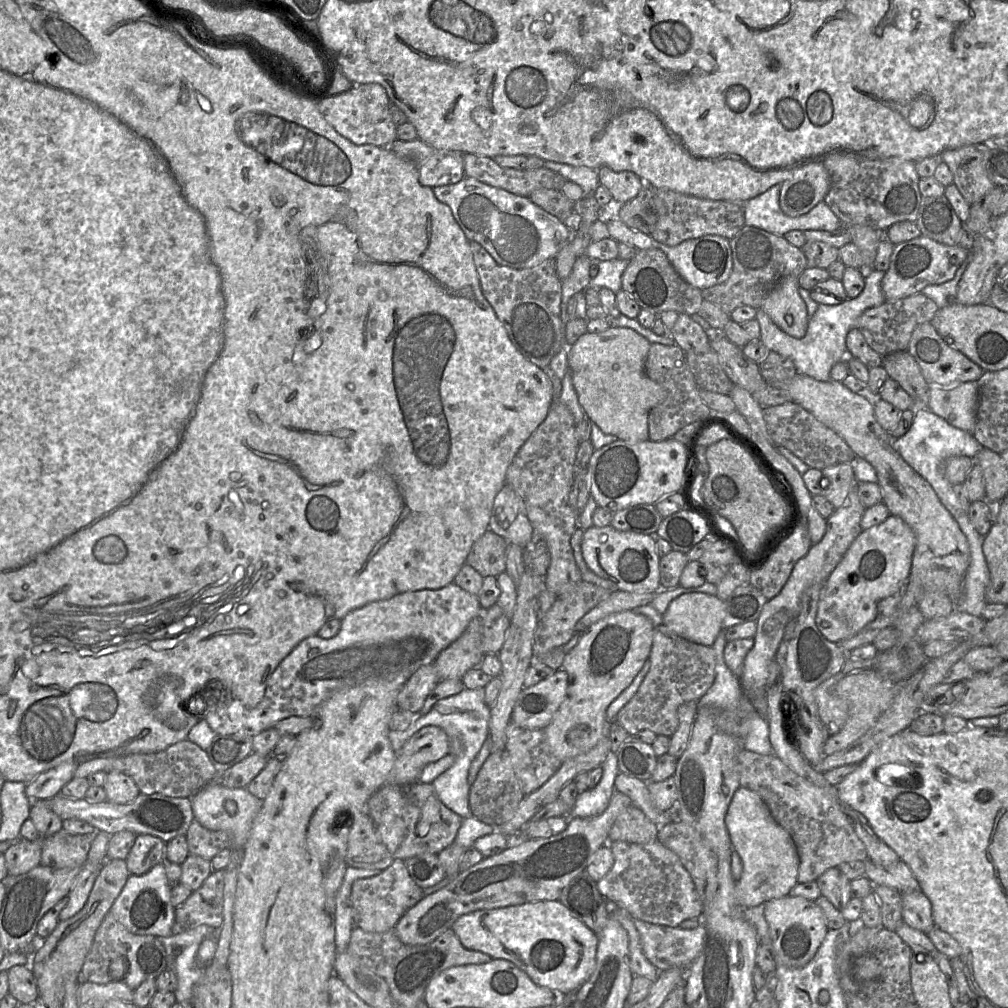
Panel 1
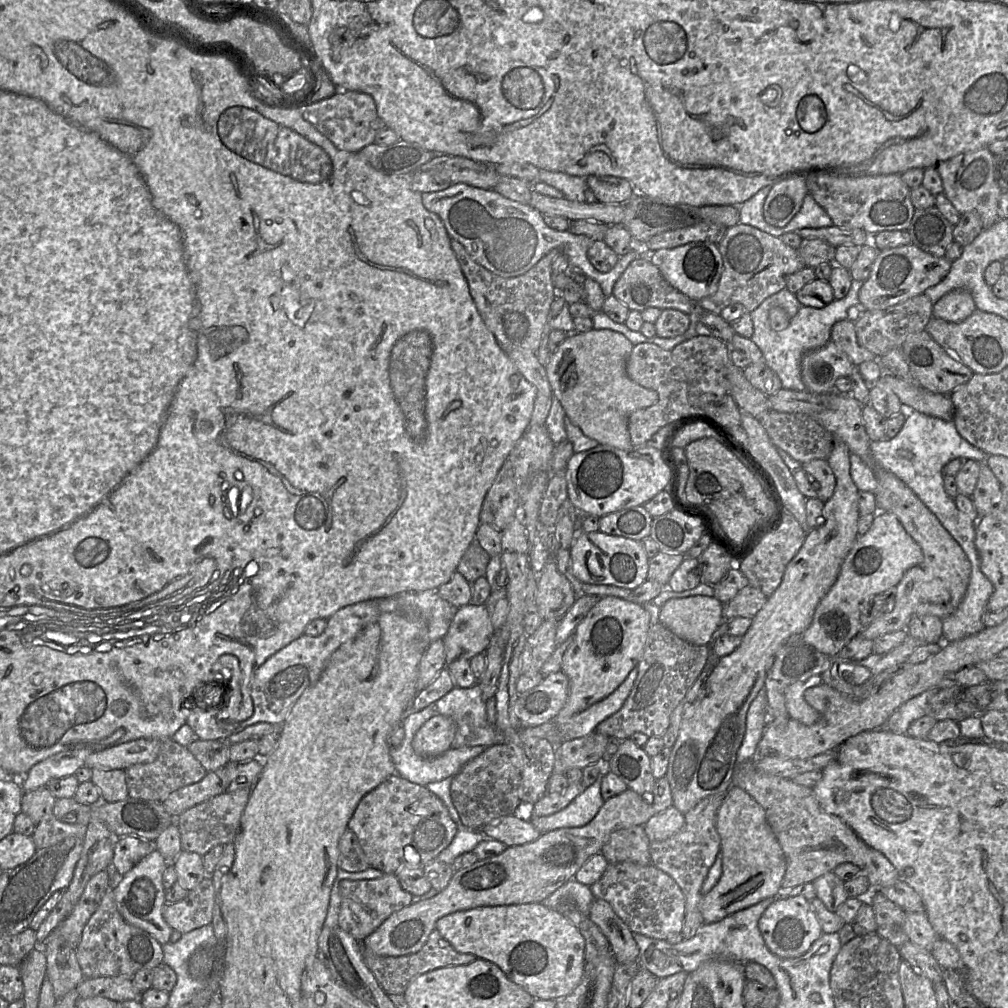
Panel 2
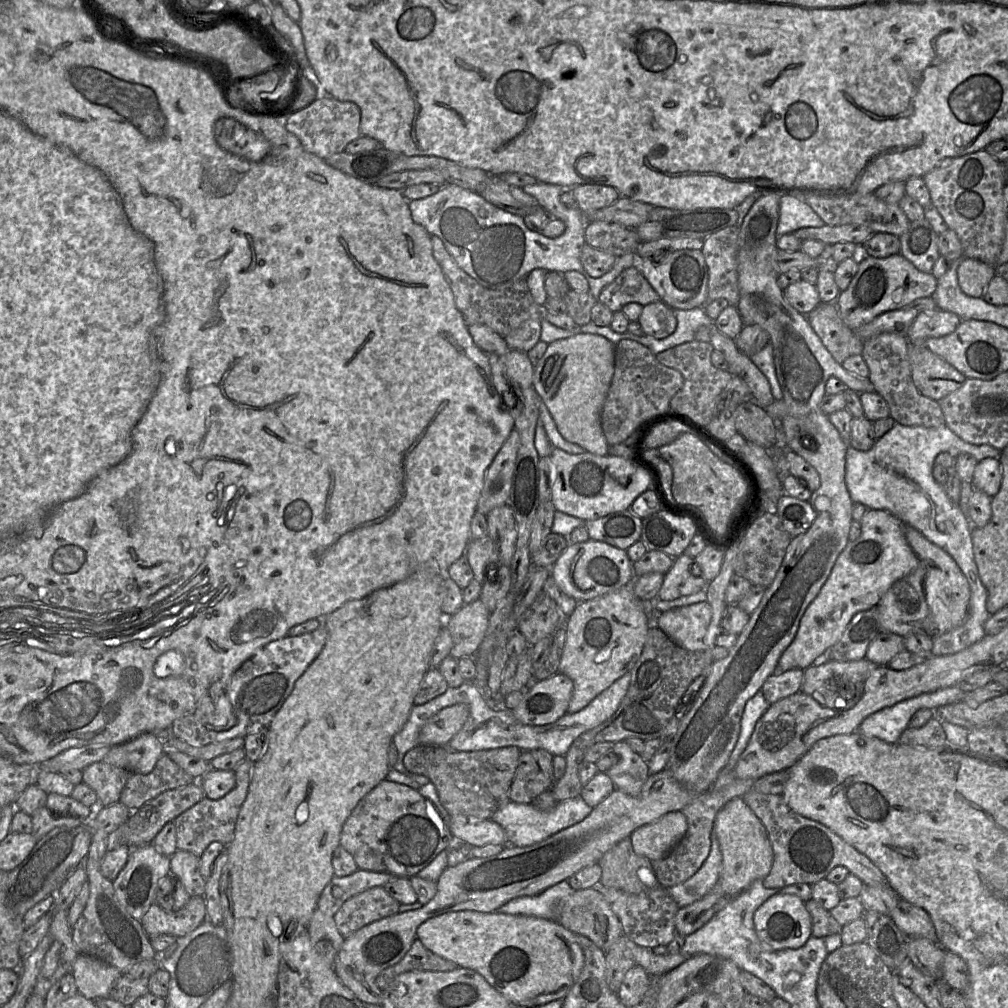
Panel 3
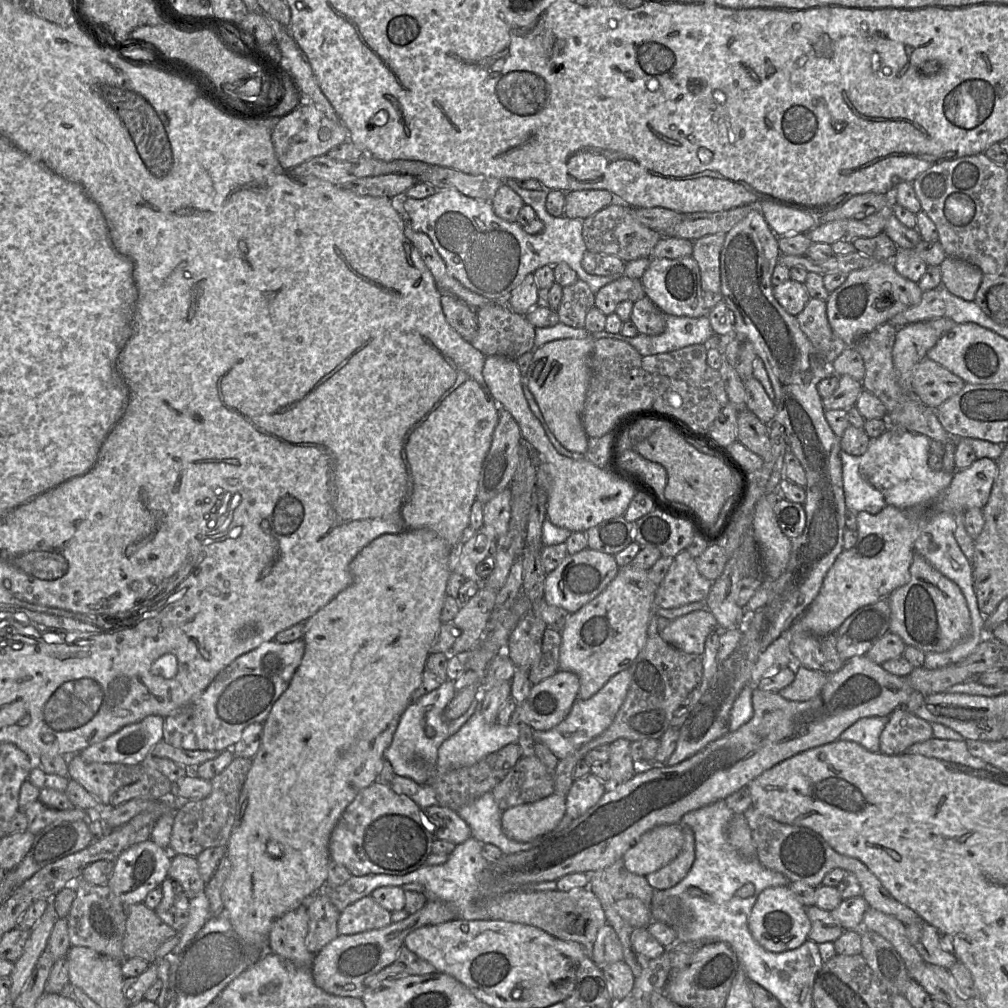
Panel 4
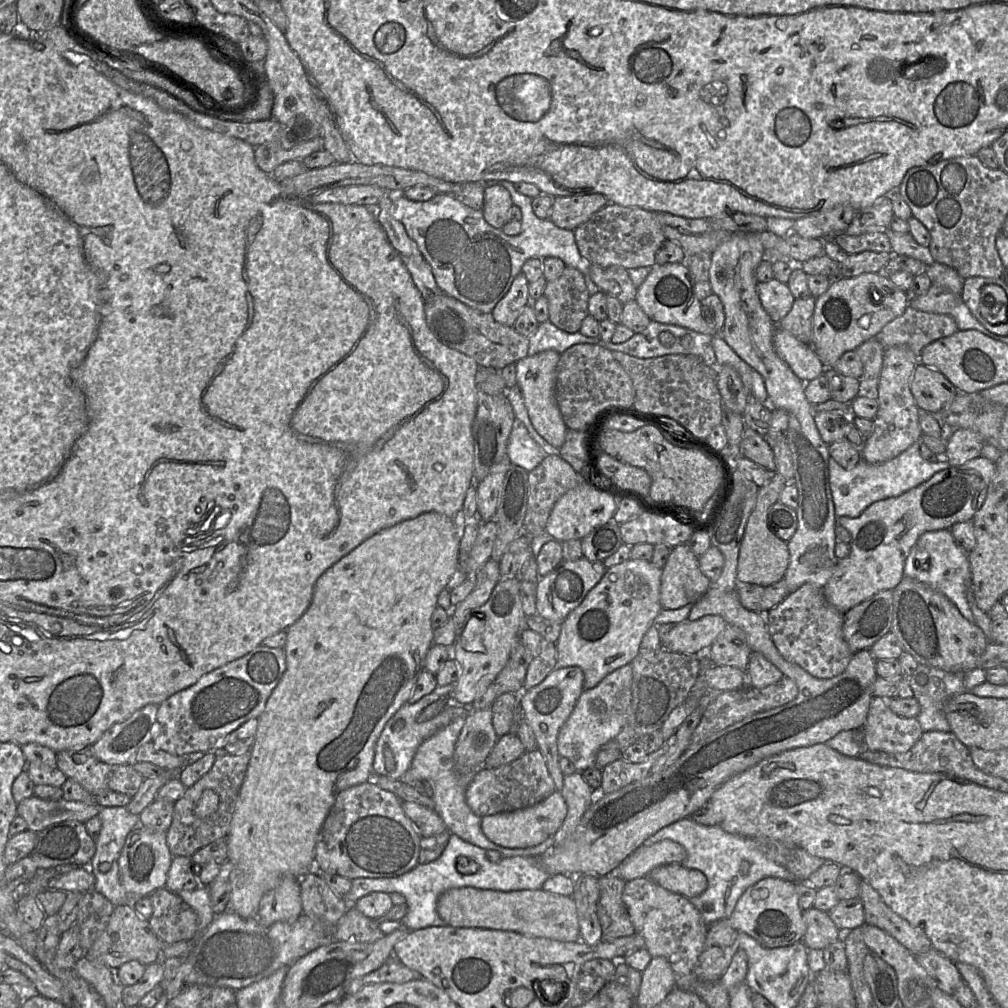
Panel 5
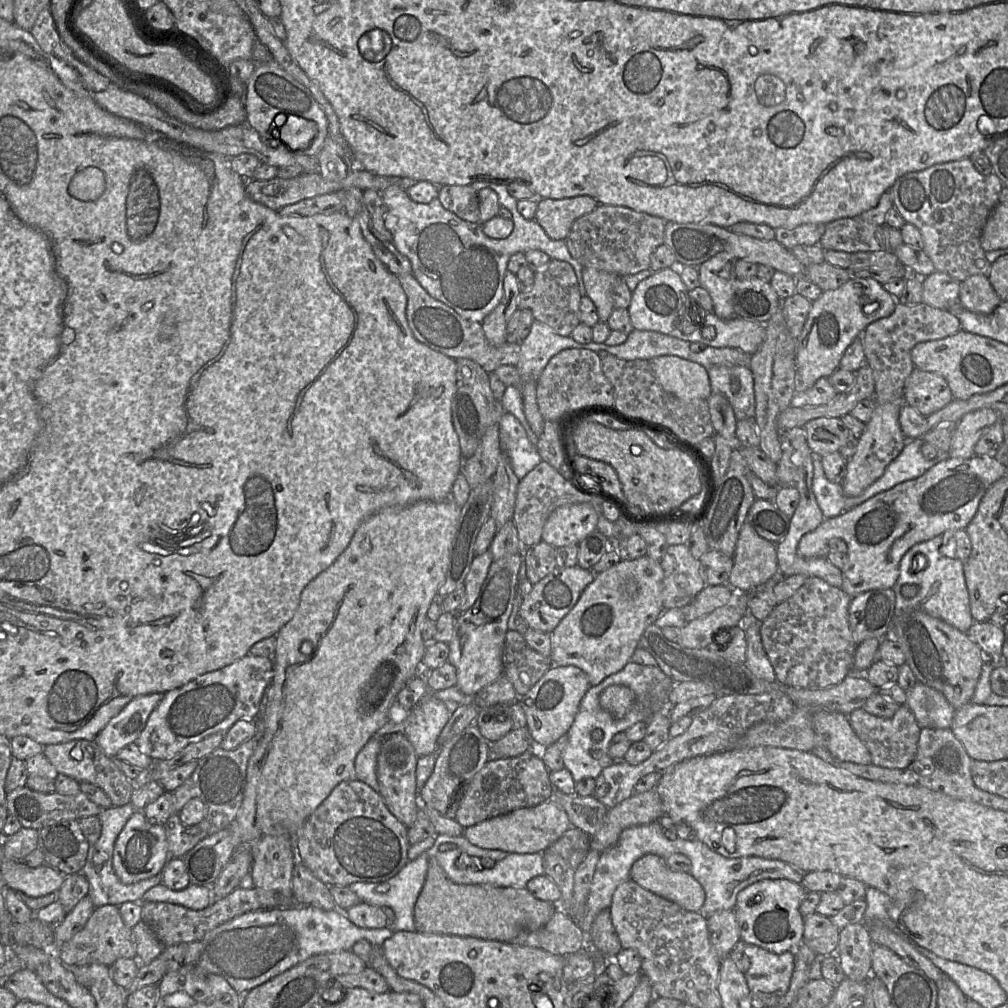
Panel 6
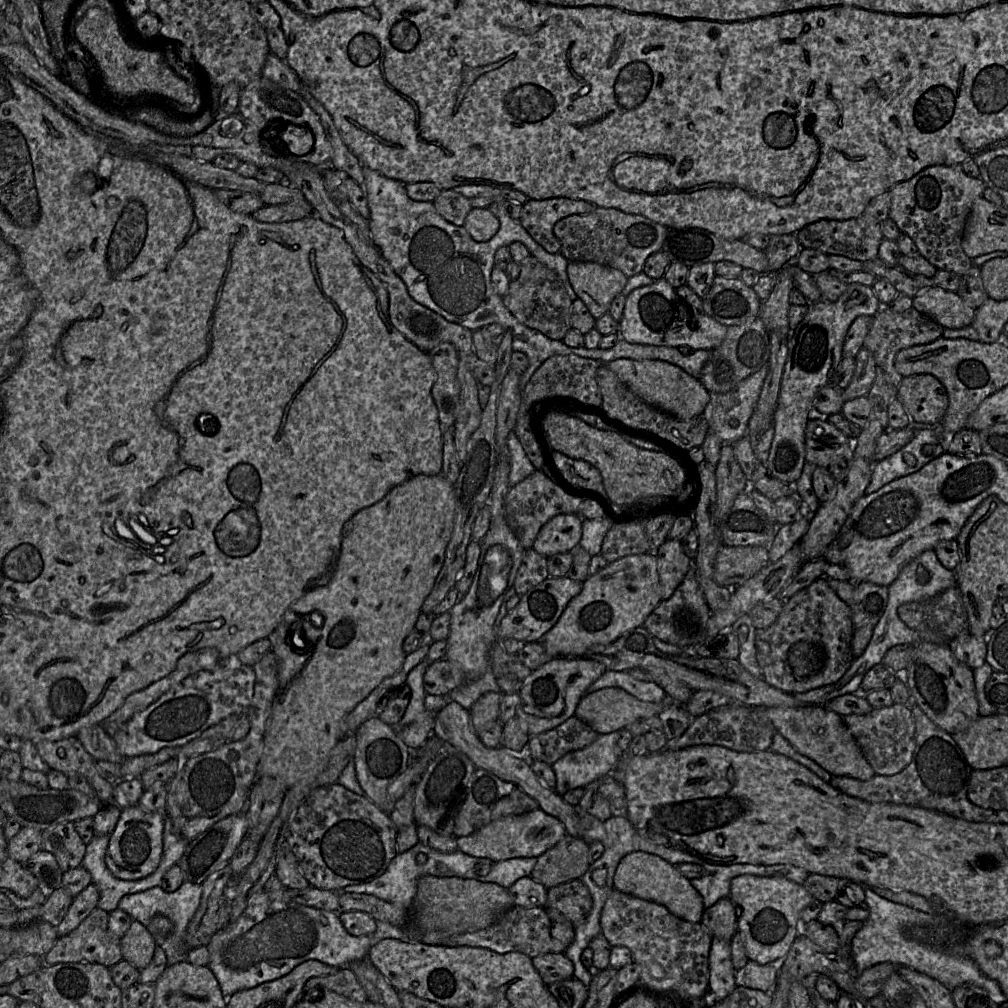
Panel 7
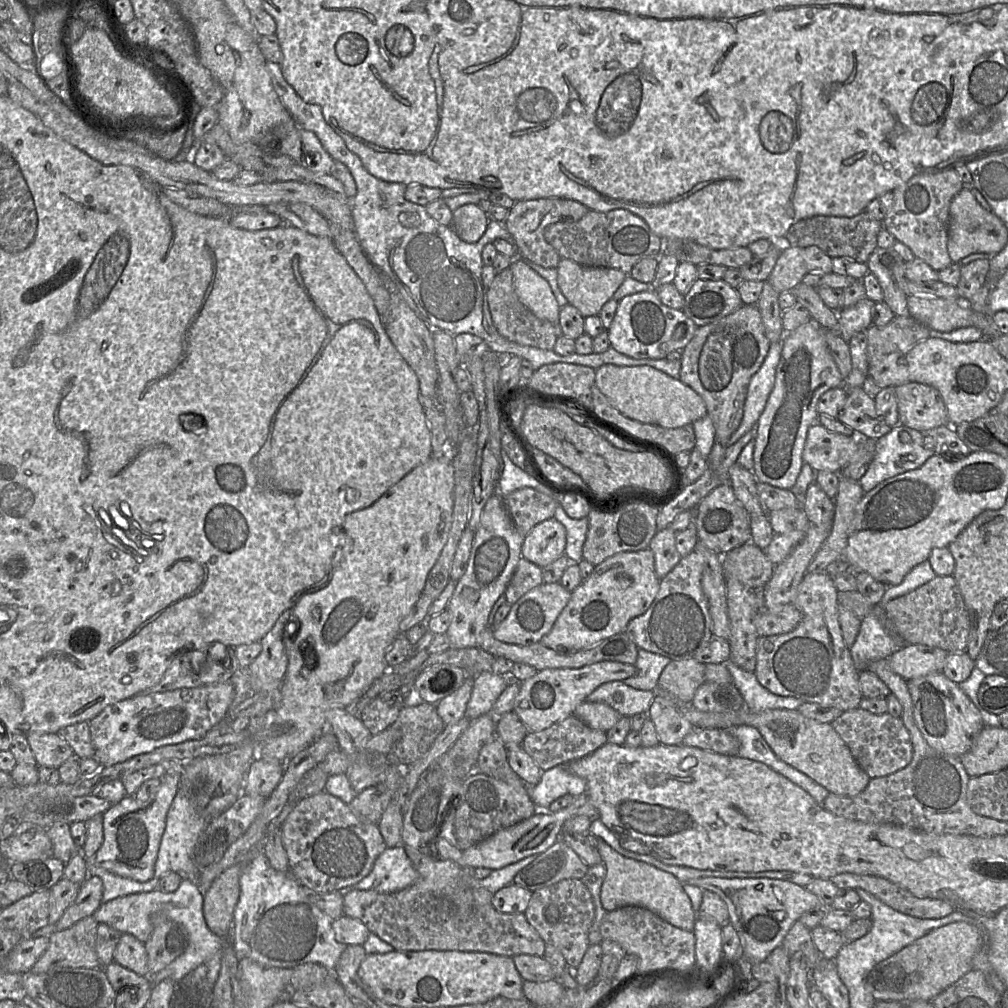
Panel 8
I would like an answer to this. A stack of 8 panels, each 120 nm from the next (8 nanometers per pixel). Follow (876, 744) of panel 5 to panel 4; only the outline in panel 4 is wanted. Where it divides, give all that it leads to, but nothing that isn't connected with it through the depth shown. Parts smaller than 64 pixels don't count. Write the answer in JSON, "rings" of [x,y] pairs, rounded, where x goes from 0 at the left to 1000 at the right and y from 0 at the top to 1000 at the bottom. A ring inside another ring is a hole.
{"rings":[[[891,701],[881,710],[872,732],[872,746],[879,749],[895,748],[901,741],[926,731],[924,717]]]}

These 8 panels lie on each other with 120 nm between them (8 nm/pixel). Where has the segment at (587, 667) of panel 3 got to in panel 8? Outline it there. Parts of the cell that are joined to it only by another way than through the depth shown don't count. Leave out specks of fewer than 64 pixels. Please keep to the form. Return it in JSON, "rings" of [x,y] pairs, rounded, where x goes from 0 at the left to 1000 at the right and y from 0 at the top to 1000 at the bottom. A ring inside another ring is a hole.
{"rings":[[[643,544],[603,553],[566,587],[563,598],[536,638],[553,647],[571,647],[619,627],[625,615],[646,601],[654,585],[654,576],[648,548]]]}

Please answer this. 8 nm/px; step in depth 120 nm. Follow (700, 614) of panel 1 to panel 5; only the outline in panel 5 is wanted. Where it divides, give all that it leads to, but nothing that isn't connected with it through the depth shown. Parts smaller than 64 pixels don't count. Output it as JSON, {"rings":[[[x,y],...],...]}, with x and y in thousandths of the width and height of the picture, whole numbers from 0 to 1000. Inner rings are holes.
{"rings":[[[700,610],[692,615],[670,618],[669,623],[656,631],[658,643],[676,649],[697,650],[722,618],[712,610]]]}

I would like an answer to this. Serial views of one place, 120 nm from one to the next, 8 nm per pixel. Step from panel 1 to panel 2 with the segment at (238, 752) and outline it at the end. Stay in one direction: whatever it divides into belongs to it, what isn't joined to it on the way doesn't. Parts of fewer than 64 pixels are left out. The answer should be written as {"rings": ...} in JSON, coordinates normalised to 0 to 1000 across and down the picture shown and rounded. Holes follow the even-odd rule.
{"rings":[[[194,733],[185,741],[204,765],[213,765],[227,756],[228,740],[225,734]]]}

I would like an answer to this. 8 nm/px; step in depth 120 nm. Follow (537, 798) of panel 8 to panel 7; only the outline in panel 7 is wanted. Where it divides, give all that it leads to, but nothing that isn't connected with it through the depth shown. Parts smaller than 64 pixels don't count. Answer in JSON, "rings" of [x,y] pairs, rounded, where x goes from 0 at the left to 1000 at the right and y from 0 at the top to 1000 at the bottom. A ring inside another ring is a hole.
{"rings":[[[614,725],[594,728],[582,741],[564,746],[548,758],[552,770],[550,785],[558,790],[566,783],[581,781],[607,767],[614,755],[611,740]]]}

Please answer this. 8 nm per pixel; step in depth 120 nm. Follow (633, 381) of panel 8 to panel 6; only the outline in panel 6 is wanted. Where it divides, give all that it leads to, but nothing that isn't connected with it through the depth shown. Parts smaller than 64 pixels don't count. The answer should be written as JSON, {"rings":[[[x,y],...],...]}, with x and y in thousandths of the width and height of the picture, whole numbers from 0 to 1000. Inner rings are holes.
{"rings":[[[654,353],[643,359],[652,379],[661,389],[681,399],[704,394],[703,370],[698,363],[672,353]]]}

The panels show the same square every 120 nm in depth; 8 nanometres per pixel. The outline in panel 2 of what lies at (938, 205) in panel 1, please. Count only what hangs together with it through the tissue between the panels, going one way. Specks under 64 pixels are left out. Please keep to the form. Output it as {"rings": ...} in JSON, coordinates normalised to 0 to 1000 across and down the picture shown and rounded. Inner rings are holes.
{"rings":[[[925,204],[908,207],[900,230],[904,242],[928,255],[936,255],[945,240],[945,226],[946,223]]]}

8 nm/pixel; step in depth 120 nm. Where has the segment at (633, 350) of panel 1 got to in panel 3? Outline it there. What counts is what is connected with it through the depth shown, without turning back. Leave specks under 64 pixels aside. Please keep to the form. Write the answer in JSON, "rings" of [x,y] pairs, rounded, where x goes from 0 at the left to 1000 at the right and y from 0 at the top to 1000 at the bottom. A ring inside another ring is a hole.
{"rings":[[[574,330],[544,341],[543,347],[531,363],[528,383],[545,407],[557,433],[577,442],[581,448],[599,452],[603,450],[604,440],[596,424],[596,407],[609,371],[610,341],[602,335]]]}

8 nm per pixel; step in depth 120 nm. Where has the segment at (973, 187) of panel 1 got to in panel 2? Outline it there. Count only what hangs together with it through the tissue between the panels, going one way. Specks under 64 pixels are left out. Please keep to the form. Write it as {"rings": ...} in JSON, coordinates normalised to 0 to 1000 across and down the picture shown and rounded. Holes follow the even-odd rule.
{"rings":[[[980,146],[951,153],[932,162],[929,168],[934,176],[936,192],[952,213],[968,211],[974,219],[975,227],[980,227],[992,216],[990,212],[993,188],[986,177],[986,154]]]}

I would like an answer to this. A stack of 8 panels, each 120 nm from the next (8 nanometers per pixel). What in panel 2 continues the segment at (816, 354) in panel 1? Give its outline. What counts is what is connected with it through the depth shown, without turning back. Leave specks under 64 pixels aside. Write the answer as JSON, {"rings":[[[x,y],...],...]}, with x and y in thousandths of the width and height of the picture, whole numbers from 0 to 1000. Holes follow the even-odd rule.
{"rings":[[[846,278],[841,292],[826,298],[815,306],[798,305],[790,293],[780,286],[759,297],[749,308],[744,310],[747,318],[747,331],[744,336],[752,343],[760,362],[773,374],[777,386],[799,387],[795,375],[795,359],[797,353],[813,346],[823,338],[826,322],[834,317],[843,316],[847,311],[854,308],[852,304],[852,288],[856,279]],[[768,305],[777,306],[785,315],[781,325],[768,328],[764,324],[763,311]]]}

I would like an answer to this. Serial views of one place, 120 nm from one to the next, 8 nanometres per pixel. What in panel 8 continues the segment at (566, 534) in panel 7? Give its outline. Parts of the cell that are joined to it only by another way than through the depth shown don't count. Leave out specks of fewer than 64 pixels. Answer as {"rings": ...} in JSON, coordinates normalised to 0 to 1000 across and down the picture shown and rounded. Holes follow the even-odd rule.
{"rings":[[[551,514],[530,522],[519,535],[517,553],[540,563],[560,551],[562,527]]]}

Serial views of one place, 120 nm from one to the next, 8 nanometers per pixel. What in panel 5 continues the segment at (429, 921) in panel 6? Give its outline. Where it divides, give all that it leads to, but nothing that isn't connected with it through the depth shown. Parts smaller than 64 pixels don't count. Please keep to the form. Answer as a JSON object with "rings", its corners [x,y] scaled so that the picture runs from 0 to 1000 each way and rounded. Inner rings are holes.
{"rings":[[[469,880],[448,881],[438,887],[433,903],[441,919],[509,924],[524,930],[573,935],[575,923],[572,901],[566,889],[540,883],[498,885]]]}

